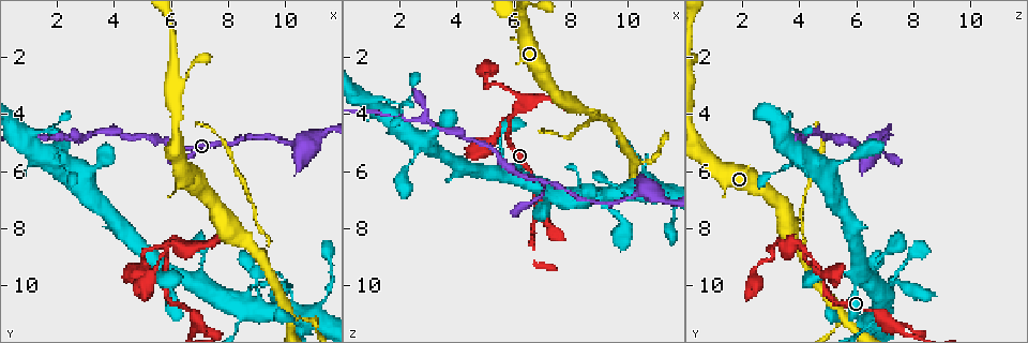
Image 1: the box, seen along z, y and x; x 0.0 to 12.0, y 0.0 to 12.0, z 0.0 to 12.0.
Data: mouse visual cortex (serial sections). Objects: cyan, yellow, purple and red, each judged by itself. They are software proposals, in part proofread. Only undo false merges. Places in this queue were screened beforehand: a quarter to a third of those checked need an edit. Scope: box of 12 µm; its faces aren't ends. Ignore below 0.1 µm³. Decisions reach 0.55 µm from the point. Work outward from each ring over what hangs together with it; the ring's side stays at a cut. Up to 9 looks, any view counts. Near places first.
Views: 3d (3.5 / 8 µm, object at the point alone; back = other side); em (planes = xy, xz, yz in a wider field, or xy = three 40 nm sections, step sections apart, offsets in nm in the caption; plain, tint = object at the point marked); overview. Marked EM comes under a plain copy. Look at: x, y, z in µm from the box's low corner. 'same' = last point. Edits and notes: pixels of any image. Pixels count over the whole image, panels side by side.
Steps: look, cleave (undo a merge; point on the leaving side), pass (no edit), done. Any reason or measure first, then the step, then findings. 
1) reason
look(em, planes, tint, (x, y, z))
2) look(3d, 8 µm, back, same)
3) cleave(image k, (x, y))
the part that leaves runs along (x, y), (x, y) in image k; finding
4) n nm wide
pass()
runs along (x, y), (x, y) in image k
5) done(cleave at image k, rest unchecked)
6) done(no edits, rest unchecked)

side arm on a straight run
look(3d, 3.5 µm, (5.9, 8.9, 4.3))

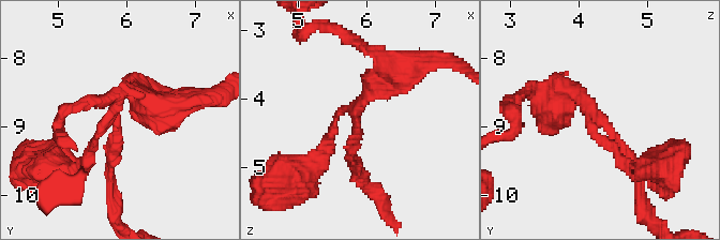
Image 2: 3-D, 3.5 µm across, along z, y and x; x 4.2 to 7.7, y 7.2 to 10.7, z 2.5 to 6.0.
3 arms; arms of 150, 150, 250 nm
look(em, xy, step 1, tint, (5.80, 8.85, 4.30))

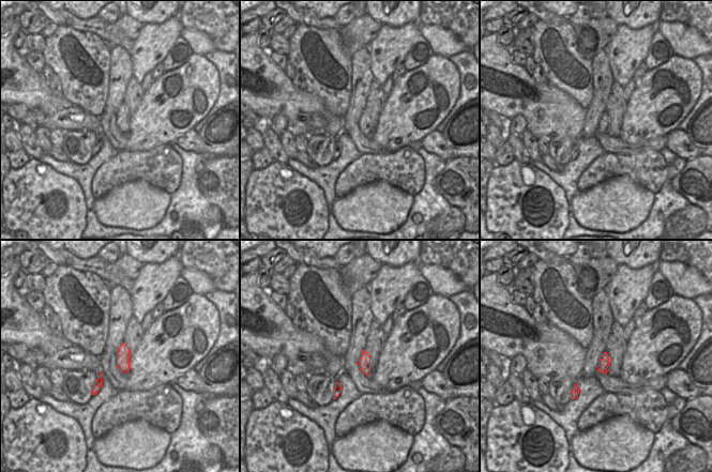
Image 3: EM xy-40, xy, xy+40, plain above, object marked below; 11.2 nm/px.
pass()
runs along (641, 176), (578, 90), (553, 96) in image 2; one cell here

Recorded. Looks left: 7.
small branch off a trunk
look(em, xy, step 2, tint, (5.7, 9.6, 6.0))

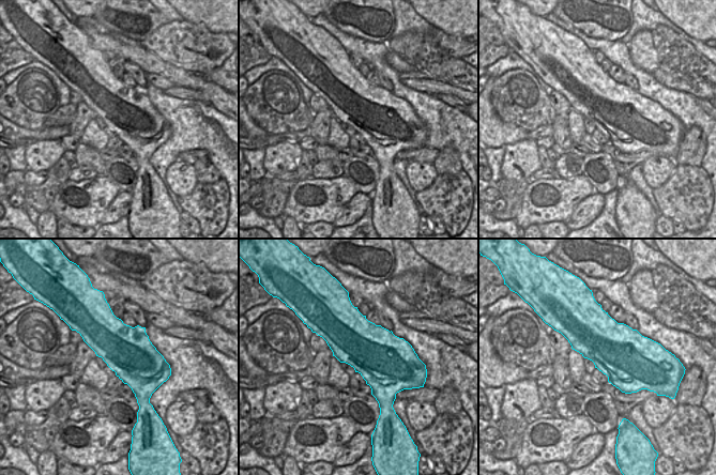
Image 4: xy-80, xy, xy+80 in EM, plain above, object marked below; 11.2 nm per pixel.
see where the arms go
look(3d, 3.5 µm, back, same)

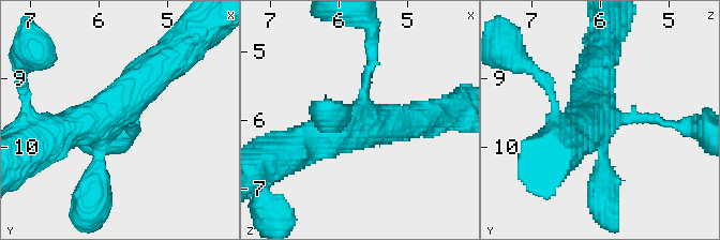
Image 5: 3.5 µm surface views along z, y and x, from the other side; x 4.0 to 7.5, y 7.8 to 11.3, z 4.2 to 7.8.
arms of 150, 300, 500, 500 nm
pass()
continuous, no second cell

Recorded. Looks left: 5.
sharp bend
look(3d, 3.5 µm, back, (9.1, 8.8, 4.0))

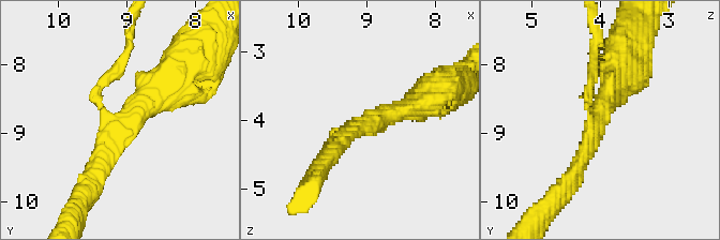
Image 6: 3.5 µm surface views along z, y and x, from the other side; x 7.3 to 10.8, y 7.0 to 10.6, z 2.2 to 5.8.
3 arms; arms of 150, 250, 350 nm
look(em, planes, tint, (9.00, 8.80, 4.05))

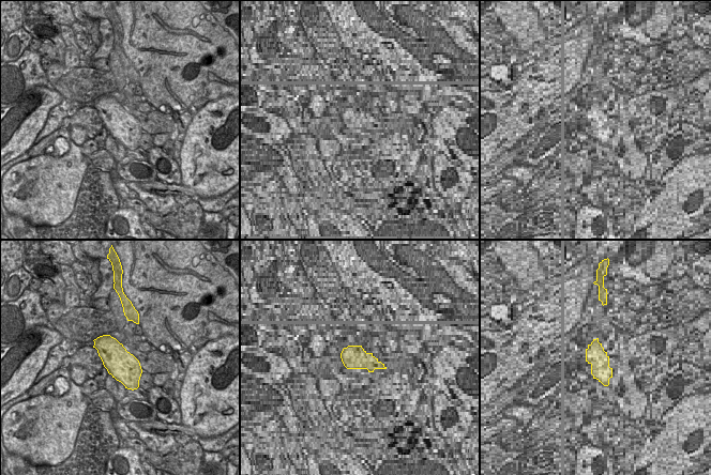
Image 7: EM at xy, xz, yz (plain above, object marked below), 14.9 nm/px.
cleave(image 6, (106, 76))
a second cell is stuck on

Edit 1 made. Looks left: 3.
redraw
look(overview)

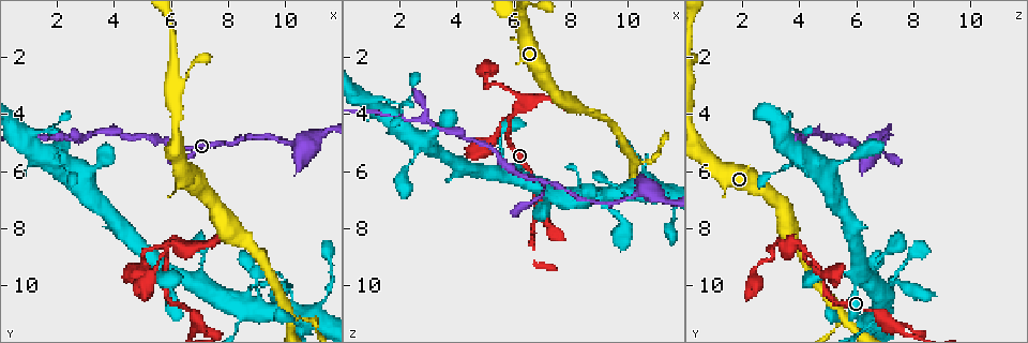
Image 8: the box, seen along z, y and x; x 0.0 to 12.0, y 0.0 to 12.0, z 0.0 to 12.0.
arms part here
look(em, xy, step 1, tint, (10.3, 11.1, 5.6))

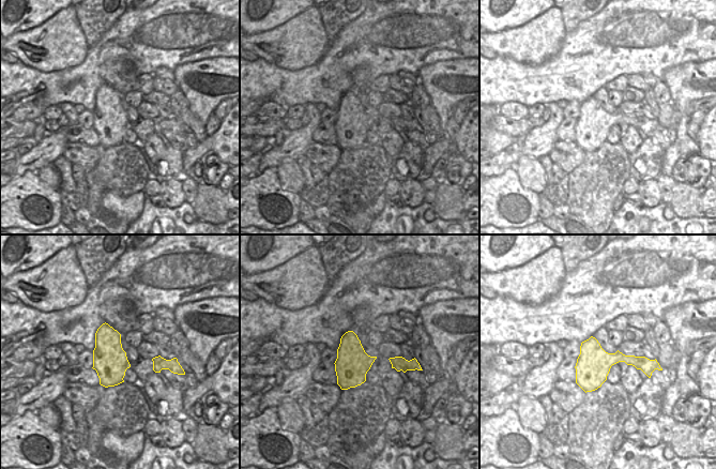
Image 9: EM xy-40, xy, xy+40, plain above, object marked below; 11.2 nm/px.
look(3d, 3.5 µm, same)

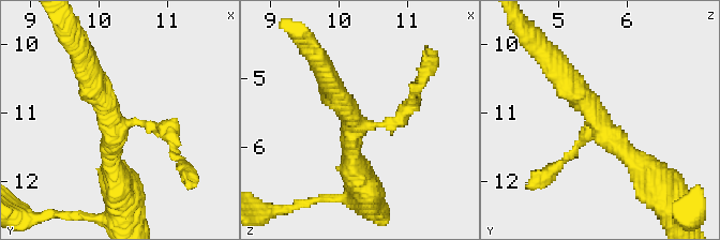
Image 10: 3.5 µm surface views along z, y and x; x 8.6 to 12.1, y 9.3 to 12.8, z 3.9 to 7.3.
pass()
one cell here

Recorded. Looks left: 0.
done(cleave at image 6, rest unchecked)

